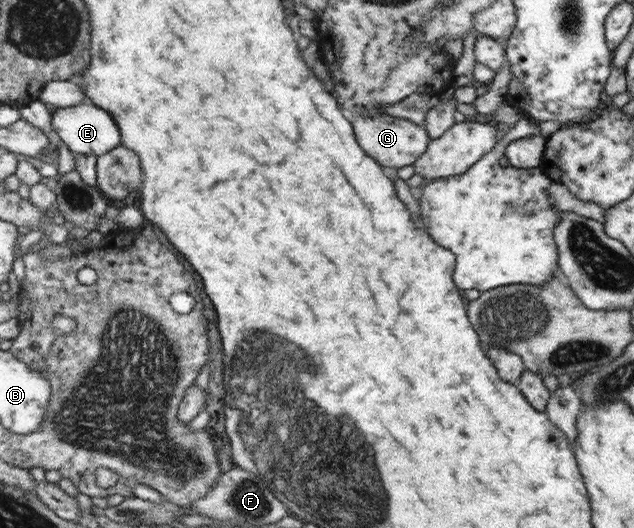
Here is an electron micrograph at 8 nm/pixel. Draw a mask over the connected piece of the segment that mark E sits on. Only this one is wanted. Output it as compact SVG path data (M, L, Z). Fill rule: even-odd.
M87 100L76 107L58 107L53 112L53 128L72 153L102 156L122 145L122 133L114 116Z

